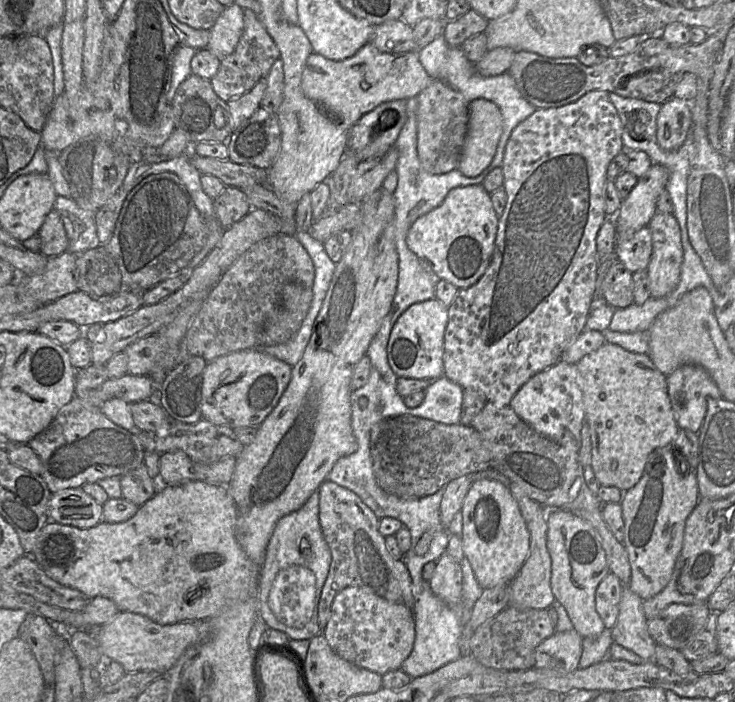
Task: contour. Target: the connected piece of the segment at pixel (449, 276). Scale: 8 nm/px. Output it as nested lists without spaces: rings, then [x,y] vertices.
[[[482,184],[460,186],[450,190],[437,208],[412,224],[406,242],[412,252],[431,266],[437,279],[463,289],[475,284],[488,268],[494,253],[498,223],[491,193]]]

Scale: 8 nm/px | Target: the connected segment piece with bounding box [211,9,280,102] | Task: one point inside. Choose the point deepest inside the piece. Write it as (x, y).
(255, 53)

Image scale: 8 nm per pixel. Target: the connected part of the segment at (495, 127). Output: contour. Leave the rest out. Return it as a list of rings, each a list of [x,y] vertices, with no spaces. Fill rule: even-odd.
[[[484,98],[471,101],[468,133],[458,170],[467,177],[479,176],[492,162],[502,132],[500,108]]]

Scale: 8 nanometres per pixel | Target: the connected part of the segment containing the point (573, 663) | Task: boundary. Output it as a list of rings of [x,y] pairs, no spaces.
[[[571,629],[565,632],[554,632],[549,638],[542,641],[535,649],[556,663],[564,671],[571,672],[579,668],[582,653],[582,637]]]

